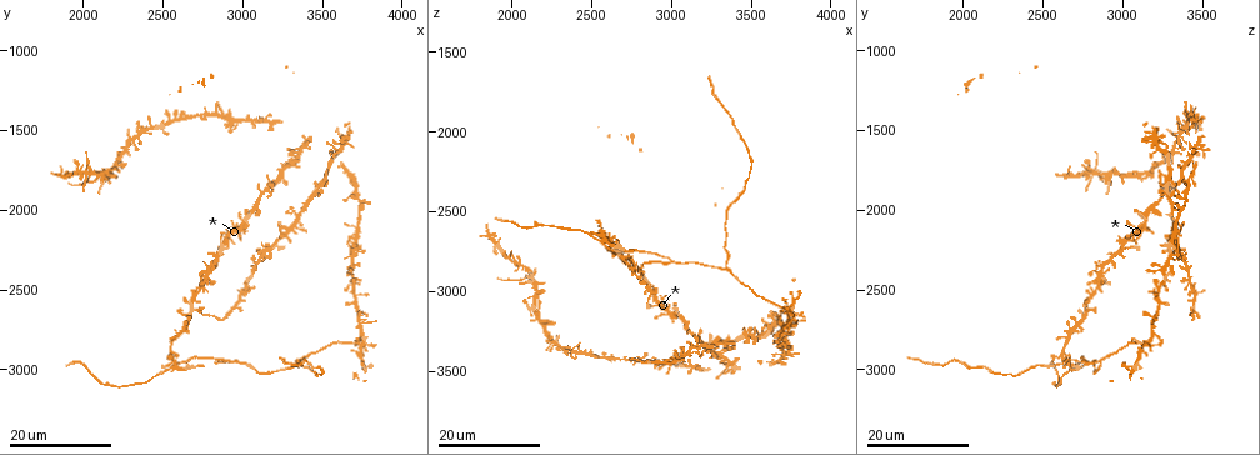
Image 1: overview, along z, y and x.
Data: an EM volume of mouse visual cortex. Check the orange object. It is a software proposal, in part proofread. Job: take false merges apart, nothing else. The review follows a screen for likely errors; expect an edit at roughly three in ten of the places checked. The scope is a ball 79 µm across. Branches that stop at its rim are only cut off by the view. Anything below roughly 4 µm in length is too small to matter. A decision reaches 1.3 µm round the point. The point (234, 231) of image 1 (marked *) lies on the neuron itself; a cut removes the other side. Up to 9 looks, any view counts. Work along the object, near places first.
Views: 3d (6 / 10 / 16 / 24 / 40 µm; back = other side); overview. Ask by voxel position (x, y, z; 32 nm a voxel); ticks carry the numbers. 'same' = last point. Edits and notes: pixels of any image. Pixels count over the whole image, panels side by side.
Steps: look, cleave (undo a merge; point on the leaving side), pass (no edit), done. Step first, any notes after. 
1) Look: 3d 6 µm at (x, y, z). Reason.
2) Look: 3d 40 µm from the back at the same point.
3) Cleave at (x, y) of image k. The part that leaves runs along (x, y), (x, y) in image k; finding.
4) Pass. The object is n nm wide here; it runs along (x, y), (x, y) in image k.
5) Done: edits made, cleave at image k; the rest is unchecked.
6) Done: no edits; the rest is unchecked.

Look: 3d 16 µm at (3020, 2960, 2800). Three arms meet.

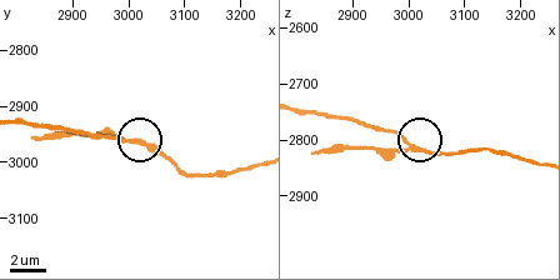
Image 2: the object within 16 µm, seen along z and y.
Look: 3d 10 µm at (3000, 2960, 2820). Closer look.

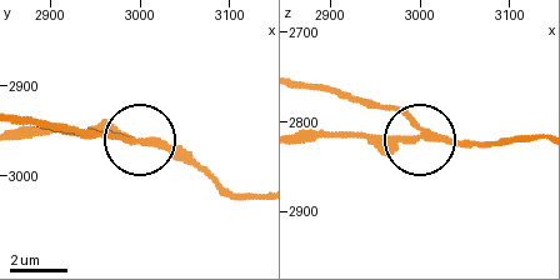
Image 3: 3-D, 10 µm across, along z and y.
Cleave at (109, 120) of image 3. The part that leaves runs along (144, 143), (25, 129) in image 3; a second neuron is stuck on.

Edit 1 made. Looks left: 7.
Look: overview.

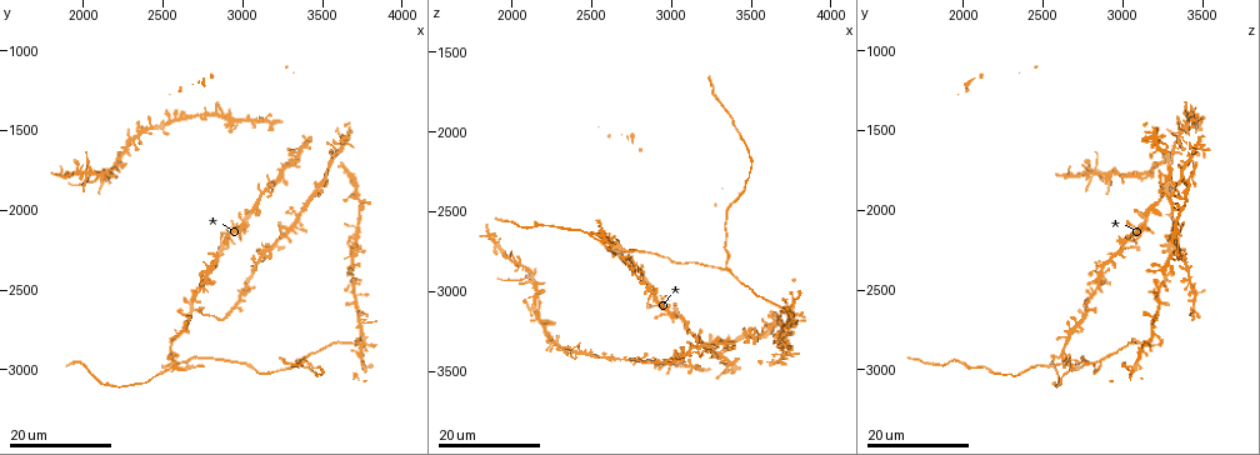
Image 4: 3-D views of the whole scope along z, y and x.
Look: 3d 24 µm at (3360, 2960, 2860). Small branch off a trunk.

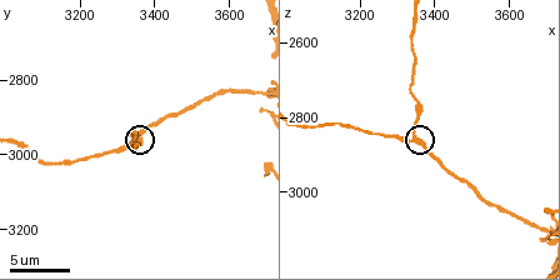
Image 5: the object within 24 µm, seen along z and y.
Look: 3d 6 µm at the same point.

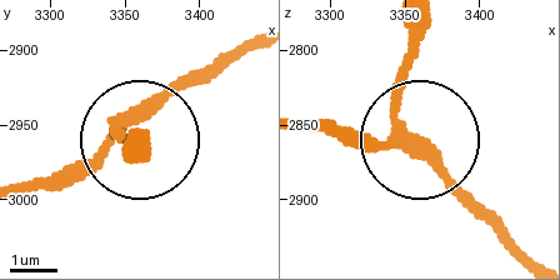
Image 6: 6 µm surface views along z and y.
Pass. 3 arms meet here; it runs along (300, 125), (395, 144), (408, 29) in image 6; all the same neuron.

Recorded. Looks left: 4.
Look: 3d 16 µm at (2920, 2620, 3460). Calibre changes.

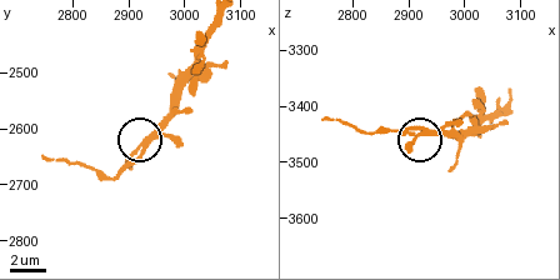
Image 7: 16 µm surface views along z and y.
Look: 3d 10 µm at (2920, 2635, 3450). Closer look.

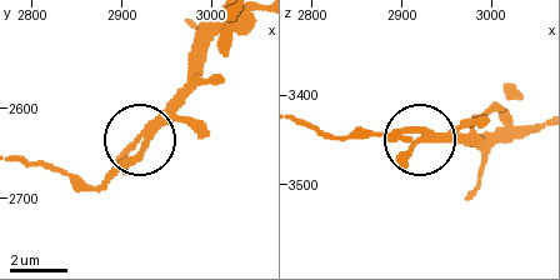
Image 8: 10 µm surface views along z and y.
Cleave at (124, 164) of image 8. The part that leaves runs along (146, 135), (89, 184), (25, 161) in image 8; a second neuron is stuck on.

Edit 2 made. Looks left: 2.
Look: 3d 16 µm at (1960, 1760, 2780). Looks like a crossing.

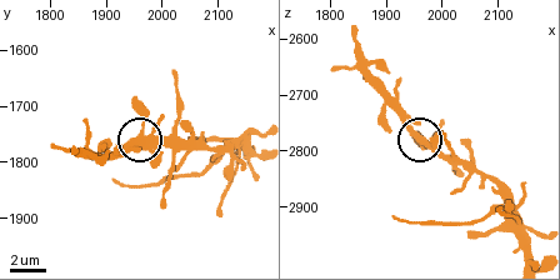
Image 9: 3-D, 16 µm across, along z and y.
Look: 3d 6 µm at (1975, 1755, 2790).

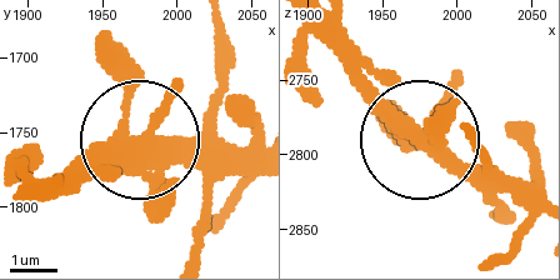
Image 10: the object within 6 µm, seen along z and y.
Pass. 5 arms meet here; continuous, no second neuron.

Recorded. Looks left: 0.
Done: edits made, cleave at image 3, cleave at image 8; the rest is unchecked.

